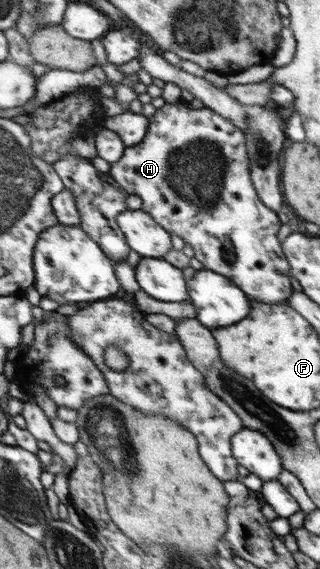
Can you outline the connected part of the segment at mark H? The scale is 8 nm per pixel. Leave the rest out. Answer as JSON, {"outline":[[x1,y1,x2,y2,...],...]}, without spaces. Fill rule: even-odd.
{"outline":[[187,99,181,103,165,104,158,109,155,116,150,120,151,123,146,137,135,146,126,147,121,160,118,160,111,165,109,173,112,177,130,195,135,195,143,199,144,203,142,209,147,211,158,224,161,224,165,230,176,234,184,242,190,244,194,250,194,257,202,263,203,268,214,270,219,274,223,274,223,276,230,277,239,288,243,289,243,292,247,294,252,302,255,300,257,303,267,303,273,306,287,302,294,291,293,284,291,284,291,278,289,278,289,276,292,276,292,266,283,250,282,242,279,242,279,238,277,238,277,234,279,234,279,230,281,230,281,220,279,220,277,213,262,201,258,195,258,190,255,188,254,182,252,181,252,174,250,171,252,162,250,161,250,155,248,154,246,134,244,131,238,126,235,126,234,122,231,122,222,114,219,114,210,108,203,106,200,109,191,109,191,107,188,107]]}

